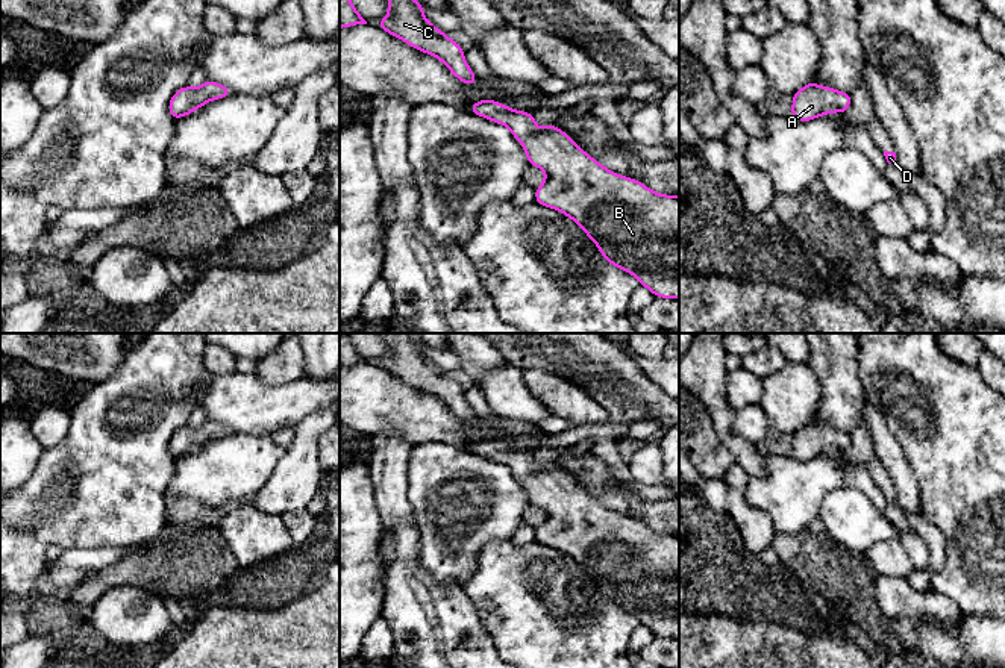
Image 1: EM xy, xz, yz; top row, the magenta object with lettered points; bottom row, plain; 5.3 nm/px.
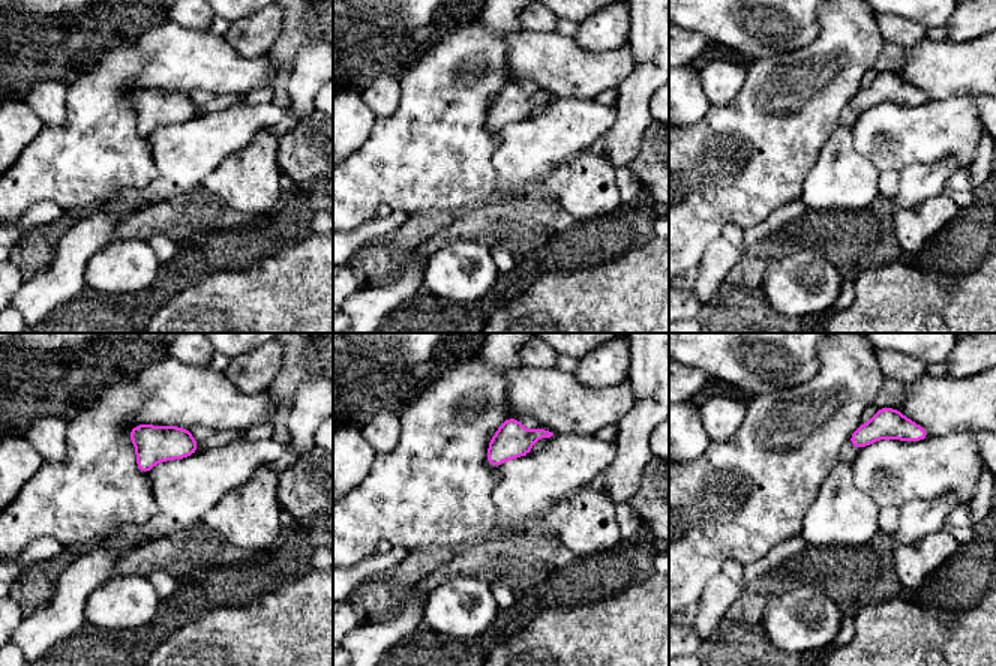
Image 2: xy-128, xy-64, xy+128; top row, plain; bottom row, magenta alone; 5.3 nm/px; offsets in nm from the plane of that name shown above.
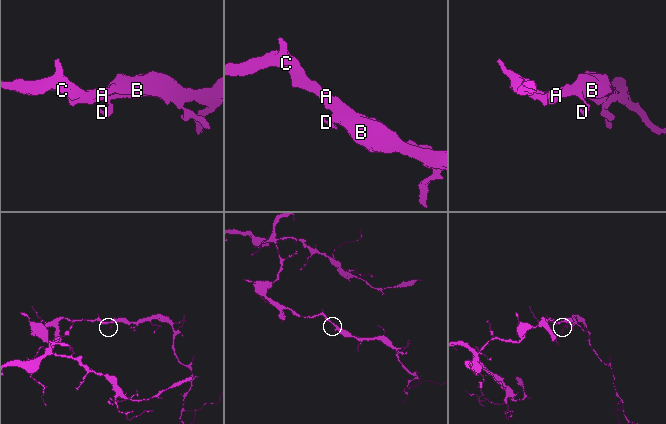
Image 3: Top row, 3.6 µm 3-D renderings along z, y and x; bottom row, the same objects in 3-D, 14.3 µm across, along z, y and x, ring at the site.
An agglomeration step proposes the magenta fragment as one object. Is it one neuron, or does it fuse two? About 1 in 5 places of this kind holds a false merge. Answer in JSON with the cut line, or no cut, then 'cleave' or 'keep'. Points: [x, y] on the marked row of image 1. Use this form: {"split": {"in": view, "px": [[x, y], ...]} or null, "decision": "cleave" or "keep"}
{"split": null, "decision": "keep"}

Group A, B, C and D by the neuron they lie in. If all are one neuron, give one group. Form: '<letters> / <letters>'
A B C D

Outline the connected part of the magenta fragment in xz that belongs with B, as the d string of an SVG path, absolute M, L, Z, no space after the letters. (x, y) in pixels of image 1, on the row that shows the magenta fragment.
M482 98L468 108L479 117L506 126L523 145L529 165L544 171L535 201L578 223L614 267L635 276L655 297L679 298L679 195L658 194L641 182L618 176L587 155L553 124L537 129L535 115Z

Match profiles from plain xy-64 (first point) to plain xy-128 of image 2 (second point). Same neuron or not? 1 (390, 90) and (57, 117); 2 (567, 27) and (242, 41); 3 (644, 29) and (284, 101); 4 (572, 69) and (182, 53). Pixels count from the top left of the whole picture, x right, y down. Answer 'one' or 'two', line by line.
1: one
2: two
3: two
4: one

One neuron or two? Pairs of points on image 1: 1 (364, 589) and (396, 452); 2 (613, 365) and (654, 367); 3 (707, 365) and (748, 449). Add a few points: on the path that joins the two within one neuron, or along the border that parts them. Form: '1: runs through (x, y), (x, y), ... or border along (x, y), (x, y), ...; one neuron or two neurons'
1: border along (373, 486), (382, 524); two neurons
2: border along (634, 359), (663, 391); two neurons
3: runs through (710, 388), (722, 414), (725, 432); one neuron

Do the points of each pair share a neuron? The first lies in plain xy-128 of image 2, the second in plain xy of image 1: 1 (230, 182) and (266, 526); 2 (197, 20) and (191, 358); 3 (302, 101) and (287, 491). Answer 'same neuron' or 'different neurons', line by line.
1: same neuron
2: different neurons
3: same neuron

